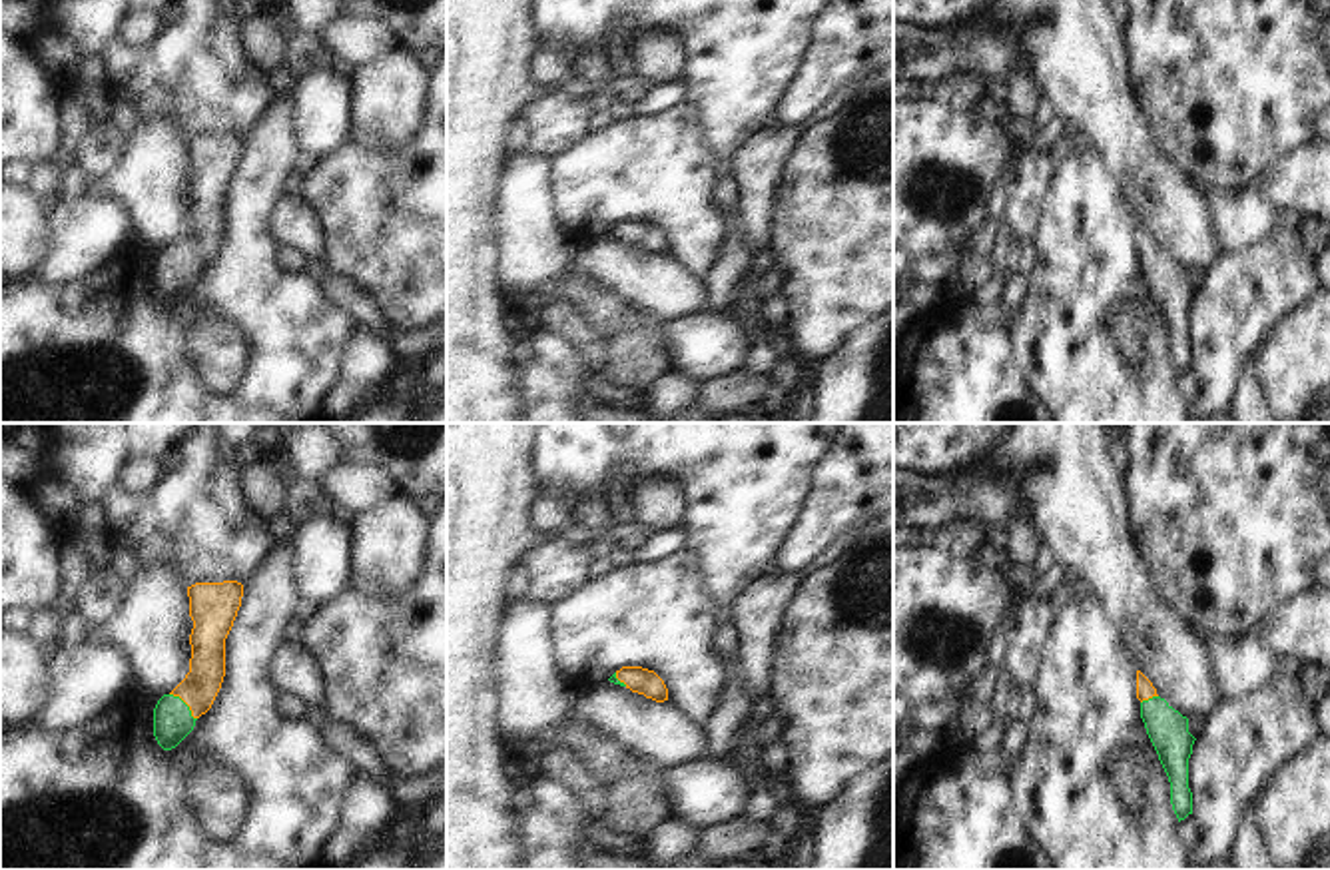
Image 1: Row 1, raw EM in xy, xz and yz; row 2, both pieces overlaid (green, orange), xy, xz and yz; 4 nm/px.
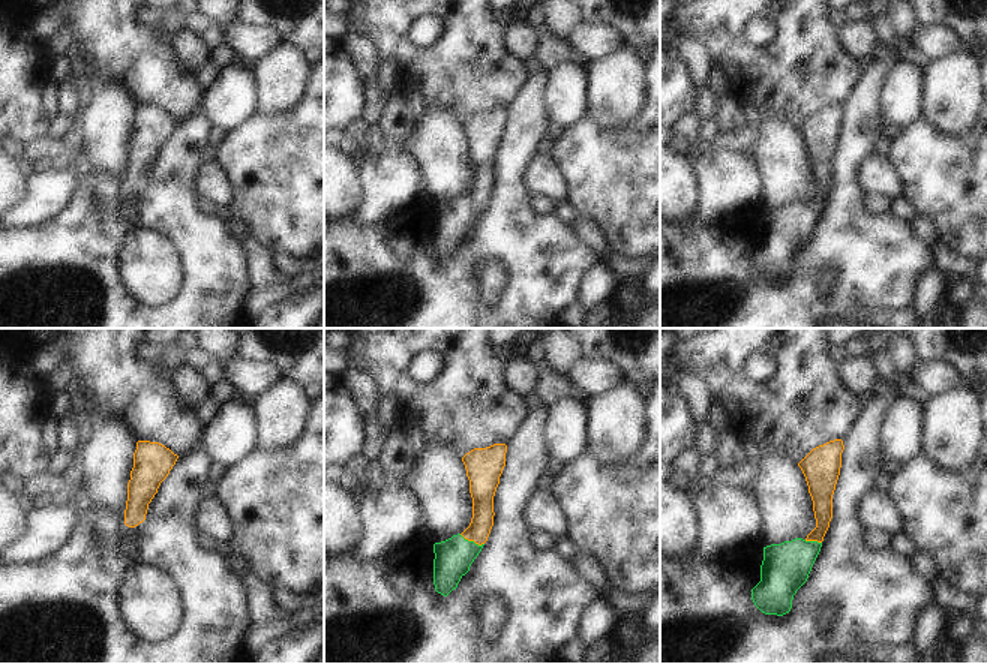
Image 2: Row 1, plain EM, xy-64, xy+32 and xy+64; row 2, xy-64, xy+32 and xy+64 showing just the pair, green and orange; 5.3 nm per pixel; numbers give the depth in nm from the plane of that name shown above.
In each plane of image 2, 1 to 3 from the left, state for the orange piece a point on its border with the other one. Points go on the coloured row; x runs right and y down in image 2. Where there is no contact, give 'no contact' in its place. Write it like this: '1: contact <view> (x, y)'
1: no contact
2: contact xy+32 (471, 541)
3: contact xy+64 (813, 541)

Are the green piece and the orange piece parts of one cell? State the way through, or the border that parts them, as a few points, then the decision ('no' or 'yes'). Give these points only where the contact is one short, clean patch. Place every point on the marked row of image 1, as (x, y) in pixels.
way xy (172, 719), (186, 705), (200, 687); yes

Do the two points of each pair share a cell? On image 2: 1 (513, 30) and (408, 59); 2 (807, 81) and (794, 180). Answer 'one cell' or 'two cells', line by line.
1: two cells
2: two cells

